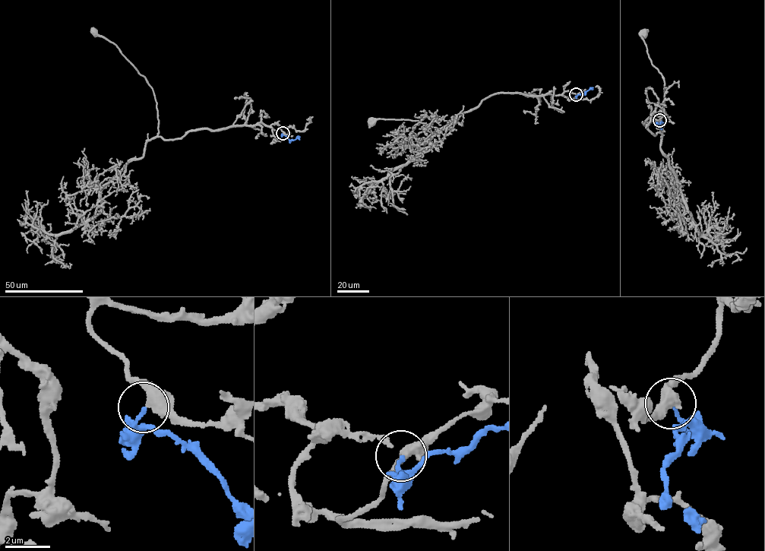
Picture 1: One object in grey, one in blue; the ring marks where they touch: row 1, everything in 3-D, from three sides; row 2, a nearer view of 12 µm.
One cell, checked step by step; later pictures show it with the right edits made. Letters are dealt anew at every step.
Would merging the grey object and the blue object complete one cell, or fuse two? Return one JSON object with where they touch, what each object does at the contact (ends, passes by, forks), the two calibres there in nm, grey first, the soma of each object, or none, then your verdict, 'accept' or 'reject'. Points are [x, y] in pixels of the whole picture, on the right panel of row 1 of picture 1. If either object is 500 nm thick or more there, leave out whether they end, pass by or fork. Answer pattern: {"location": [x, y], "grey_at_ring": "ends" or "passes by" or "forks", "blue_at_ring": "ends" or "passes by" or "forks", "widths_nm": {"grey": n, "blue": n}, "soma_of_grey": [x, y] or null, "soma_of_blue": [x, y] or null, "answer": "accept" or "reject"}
{"location": [659, 120], "grey_at_ring": "forks", "blue_at_ring": "ends", "widths_nm": {"grey": 340, "blue": 150}, "soma_of_grey": [643, 33], "soma_of_blue": null, "answer": "accept"}

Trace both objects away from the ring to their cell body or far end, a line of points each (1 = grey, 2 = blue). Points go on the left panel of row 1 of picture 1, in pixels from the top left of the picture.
1: (282, 133), (276, 124), (258, 123), (189, 130), (180, 138), (158, 137), (152, 87), (115, 45), (94, 32)
2: (282, 133), (290, 140), (300, 137)

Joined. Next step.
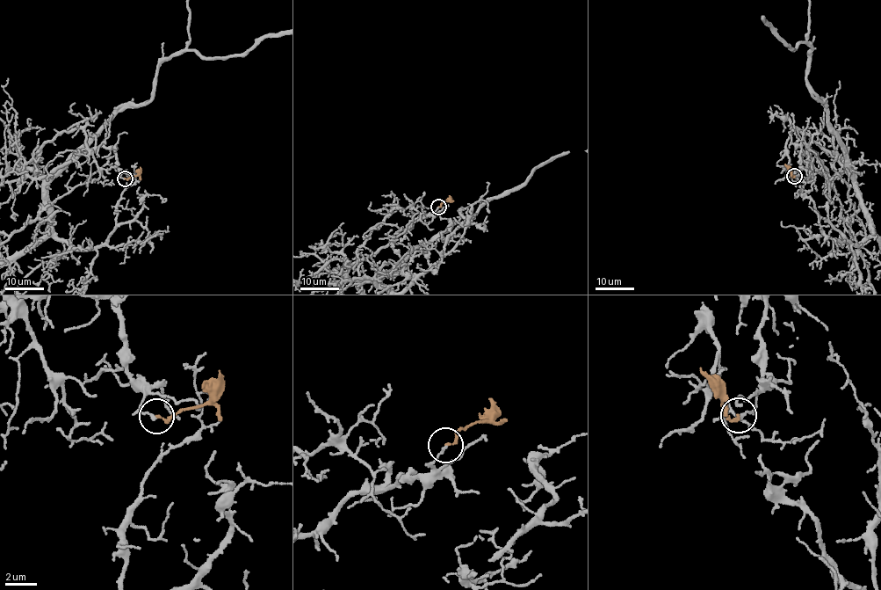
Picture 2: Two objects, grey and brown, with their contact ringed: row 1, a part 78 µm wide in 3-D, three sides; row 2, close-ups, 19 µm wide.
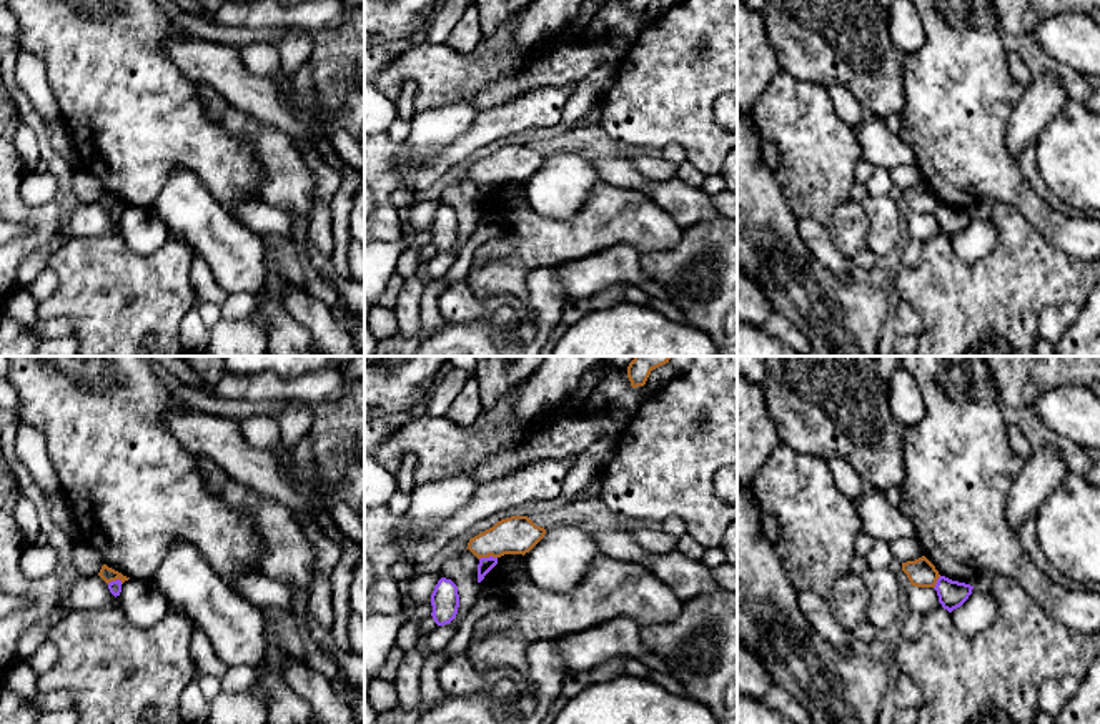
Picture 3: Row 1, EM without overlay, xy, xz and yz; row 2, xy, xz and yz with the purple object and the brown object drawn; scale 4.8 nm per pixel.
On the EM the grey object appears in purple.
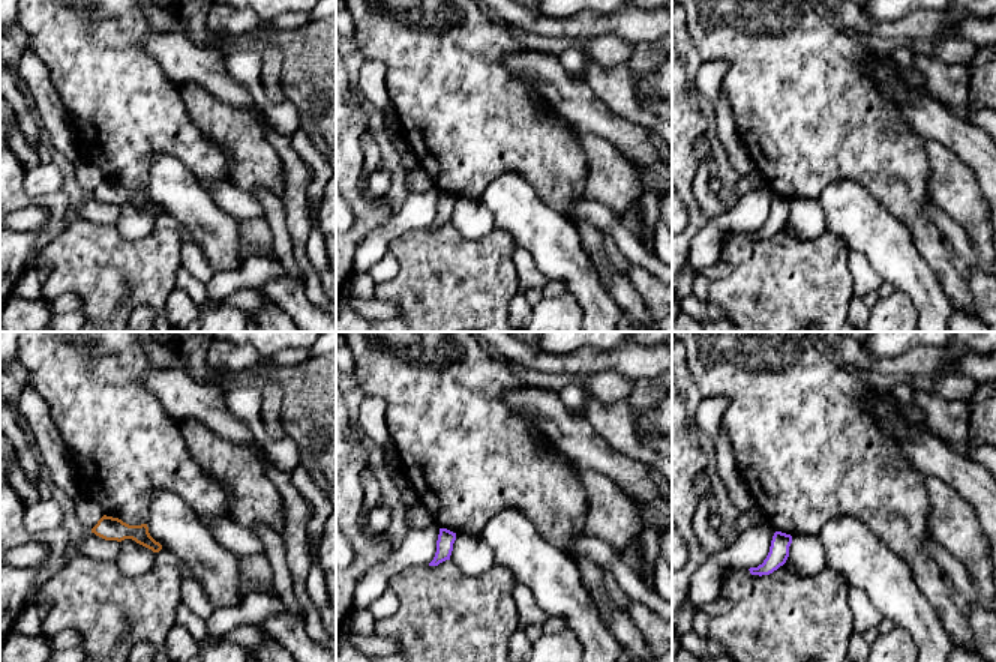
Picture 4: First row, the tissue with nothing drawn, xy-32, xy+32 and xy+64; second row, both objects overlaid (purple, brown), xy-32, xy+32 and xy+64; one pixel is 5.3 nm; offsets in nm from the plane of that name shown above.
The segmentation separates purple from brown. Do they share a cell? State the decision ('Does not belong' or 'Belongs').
Does not belong

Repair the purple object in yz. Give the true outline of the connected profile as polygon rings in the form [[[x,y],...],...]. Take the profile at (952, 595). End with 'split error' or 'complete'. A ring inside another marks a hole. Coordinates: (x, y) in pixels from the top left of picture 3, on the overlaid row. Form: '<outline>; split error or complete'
[[[940,576],[934,589],[937,591],[942,607],[952,612],[969,599],[974,586]]]; complete

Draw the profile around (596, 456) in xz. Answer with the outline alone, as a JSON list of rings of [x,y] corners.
[[[601,439],[581,453],[562,481],[561,494],[569,501],[584,496],[586,486],[612,459],[616,444],[617,439]]]

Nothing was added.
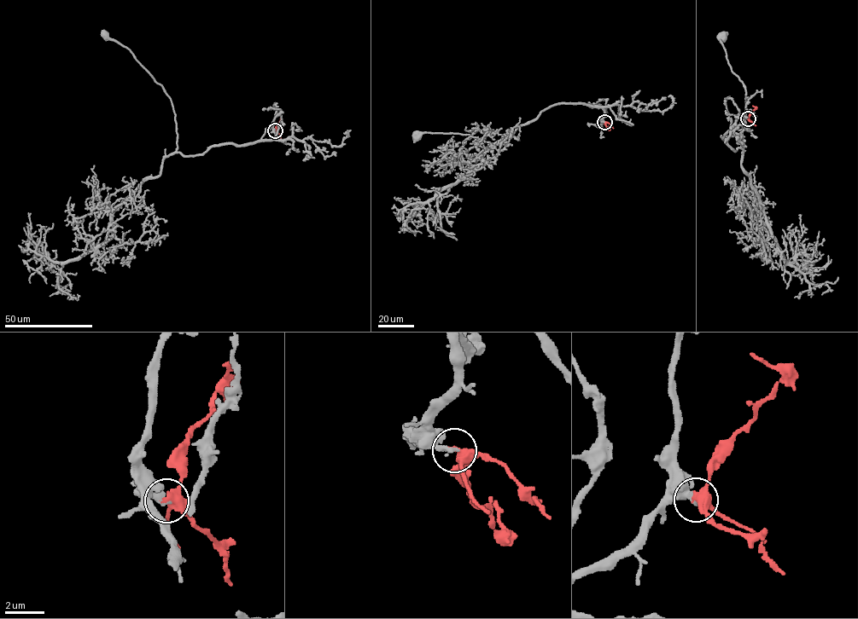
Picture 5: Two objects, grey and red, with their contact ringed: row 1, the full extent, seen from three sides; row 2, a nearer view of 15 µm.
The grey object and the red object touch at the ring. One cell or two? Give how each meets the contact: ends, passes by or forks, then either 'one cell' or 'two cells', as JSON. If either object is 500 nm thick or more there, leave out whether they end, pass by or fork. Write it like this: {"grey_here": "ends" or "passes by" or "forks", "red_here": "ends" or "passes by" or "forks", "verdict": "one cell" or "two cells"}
{"grey_here": "ends", "red_here": "forks", "verdict": "one cell"}

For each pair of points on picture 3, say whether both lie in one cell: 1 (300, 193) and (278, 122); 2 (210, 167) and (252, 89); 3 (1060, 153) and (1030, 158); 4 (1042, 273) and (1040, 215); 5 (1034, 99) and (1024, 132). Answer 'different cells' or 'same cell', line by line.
1: different cells
2: different cells
3: different cells
4: different cells
5: same cell

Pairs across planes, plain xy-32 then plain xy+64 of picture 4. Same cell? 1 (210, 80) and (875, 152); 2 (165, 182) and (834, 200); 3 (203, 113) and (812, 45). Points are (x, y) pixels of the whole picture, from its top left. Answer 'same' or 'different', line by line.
1: different
2: same
3: different

